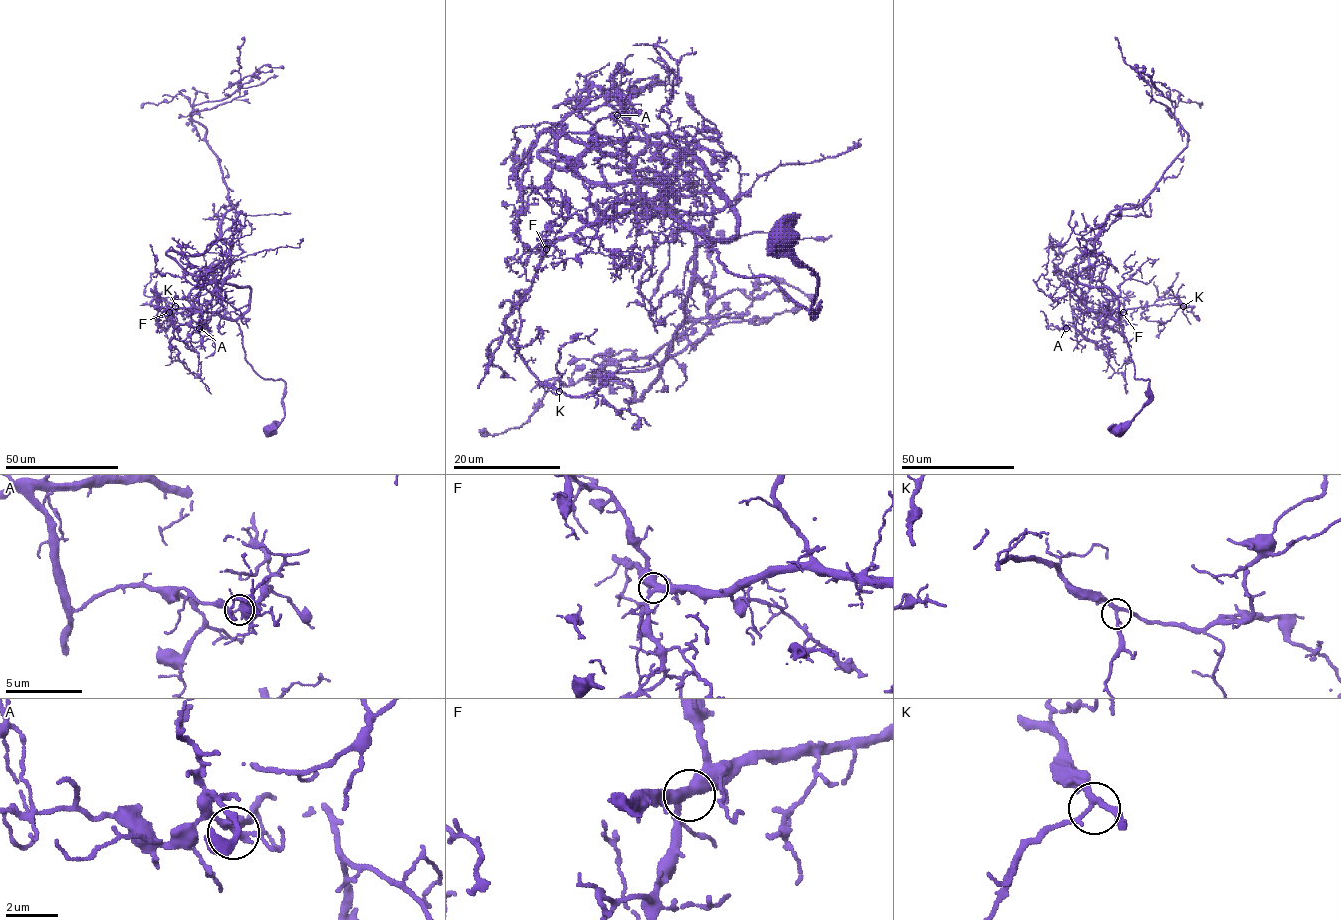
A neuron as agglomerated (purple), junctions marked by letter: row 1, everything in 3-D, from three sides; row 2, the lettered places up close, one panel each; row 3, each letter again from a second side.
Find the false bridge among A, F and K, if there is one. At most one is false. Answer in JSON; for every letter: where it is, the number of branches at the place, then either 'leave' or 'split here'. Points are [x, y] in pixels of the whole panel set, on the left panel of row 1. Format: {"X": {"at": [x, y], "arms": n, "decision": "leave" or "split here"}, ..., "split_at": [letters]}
{"A": {"at": [199, 328], "arms": 3, "decision": "split here"}, "F": {"at": [169, 312], "arms": 3, "decision": "leave"}, "K": {"at": [175, 306], "arms": 3, "decision": "leave"}, "split_at": ["A"]}

